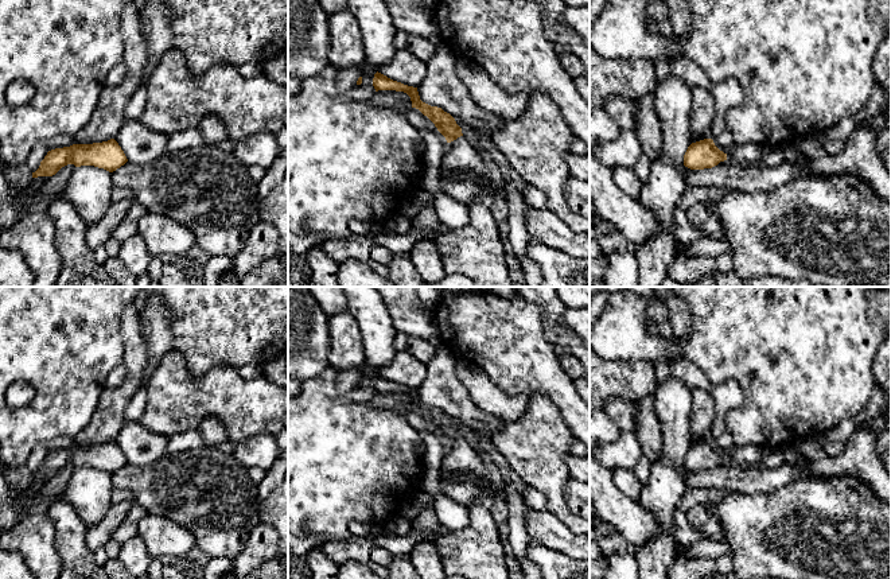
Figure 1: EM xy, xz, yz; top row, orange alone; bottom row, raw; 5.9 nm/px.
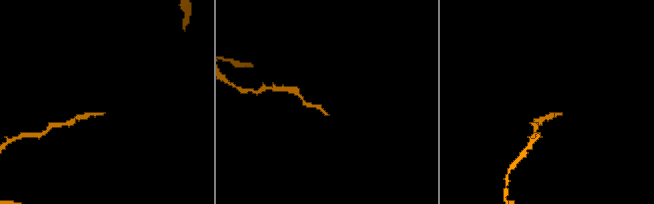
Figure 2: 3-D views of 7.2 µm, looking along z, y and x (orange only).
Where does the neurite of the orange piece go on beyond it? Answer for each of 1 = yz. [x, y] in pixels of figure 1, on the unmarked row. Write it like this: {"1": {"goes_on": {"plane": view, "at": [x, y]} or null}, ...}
{"1": {"goes_on": null}}

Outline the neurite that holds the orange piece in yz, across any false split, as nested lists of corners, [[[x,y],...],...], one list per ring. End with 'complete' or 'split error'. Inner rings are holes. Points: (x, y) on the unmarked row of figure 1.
[[[712,440],[692,444],[684,456],[684,467],[690,471],[712,470],[724,462],[727,455],[720,452]]] | complete

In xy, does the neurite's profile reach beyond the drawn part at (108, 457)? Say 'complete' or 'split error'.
complete

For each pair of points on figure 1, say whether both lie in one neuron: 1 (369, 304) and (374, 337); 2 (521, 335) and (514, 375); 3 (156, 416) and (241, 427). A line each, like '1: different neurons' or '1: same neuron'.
1: same neuron
2: same neuron
3: same neuron

